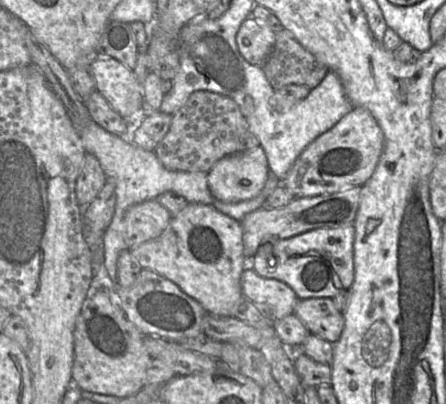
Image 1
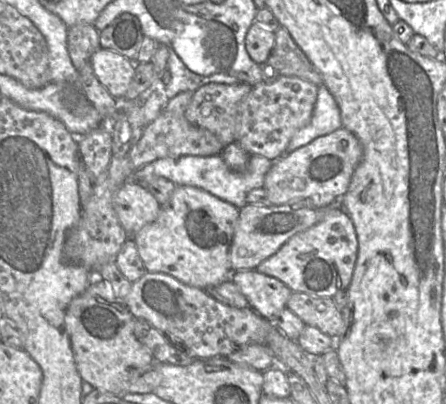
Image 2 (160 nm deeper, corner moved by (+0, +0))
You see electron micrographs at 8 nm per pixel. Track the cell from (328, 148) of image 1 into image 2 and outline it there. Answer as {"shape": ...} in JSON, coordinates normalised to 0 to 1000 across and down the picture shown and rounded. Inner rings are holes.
{"shape":[[[765,314],[713,339],[612,401],[599,426],[590,465],[608,507],[682,507],[684,512],[747,512],[776,478],[787,441],[814,389],[807,347],[783,322]]]}

